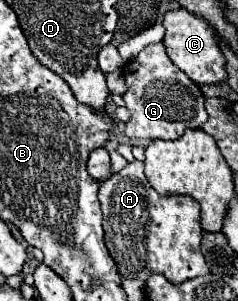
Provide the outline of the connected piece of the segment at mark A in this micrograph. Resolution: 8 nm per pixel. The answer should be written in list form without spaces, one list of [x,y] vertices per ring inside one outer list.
[[[133,161],[99,187],[105,245],[117,263],[119,275],[123,279],[145,281],[149,275],[161,273],[171,283],[207,275],[209,267],[199,247],[203,235],[199,225],[199,203],[185,195],[157,193],[149,185],[143,167],[143,161]]]

